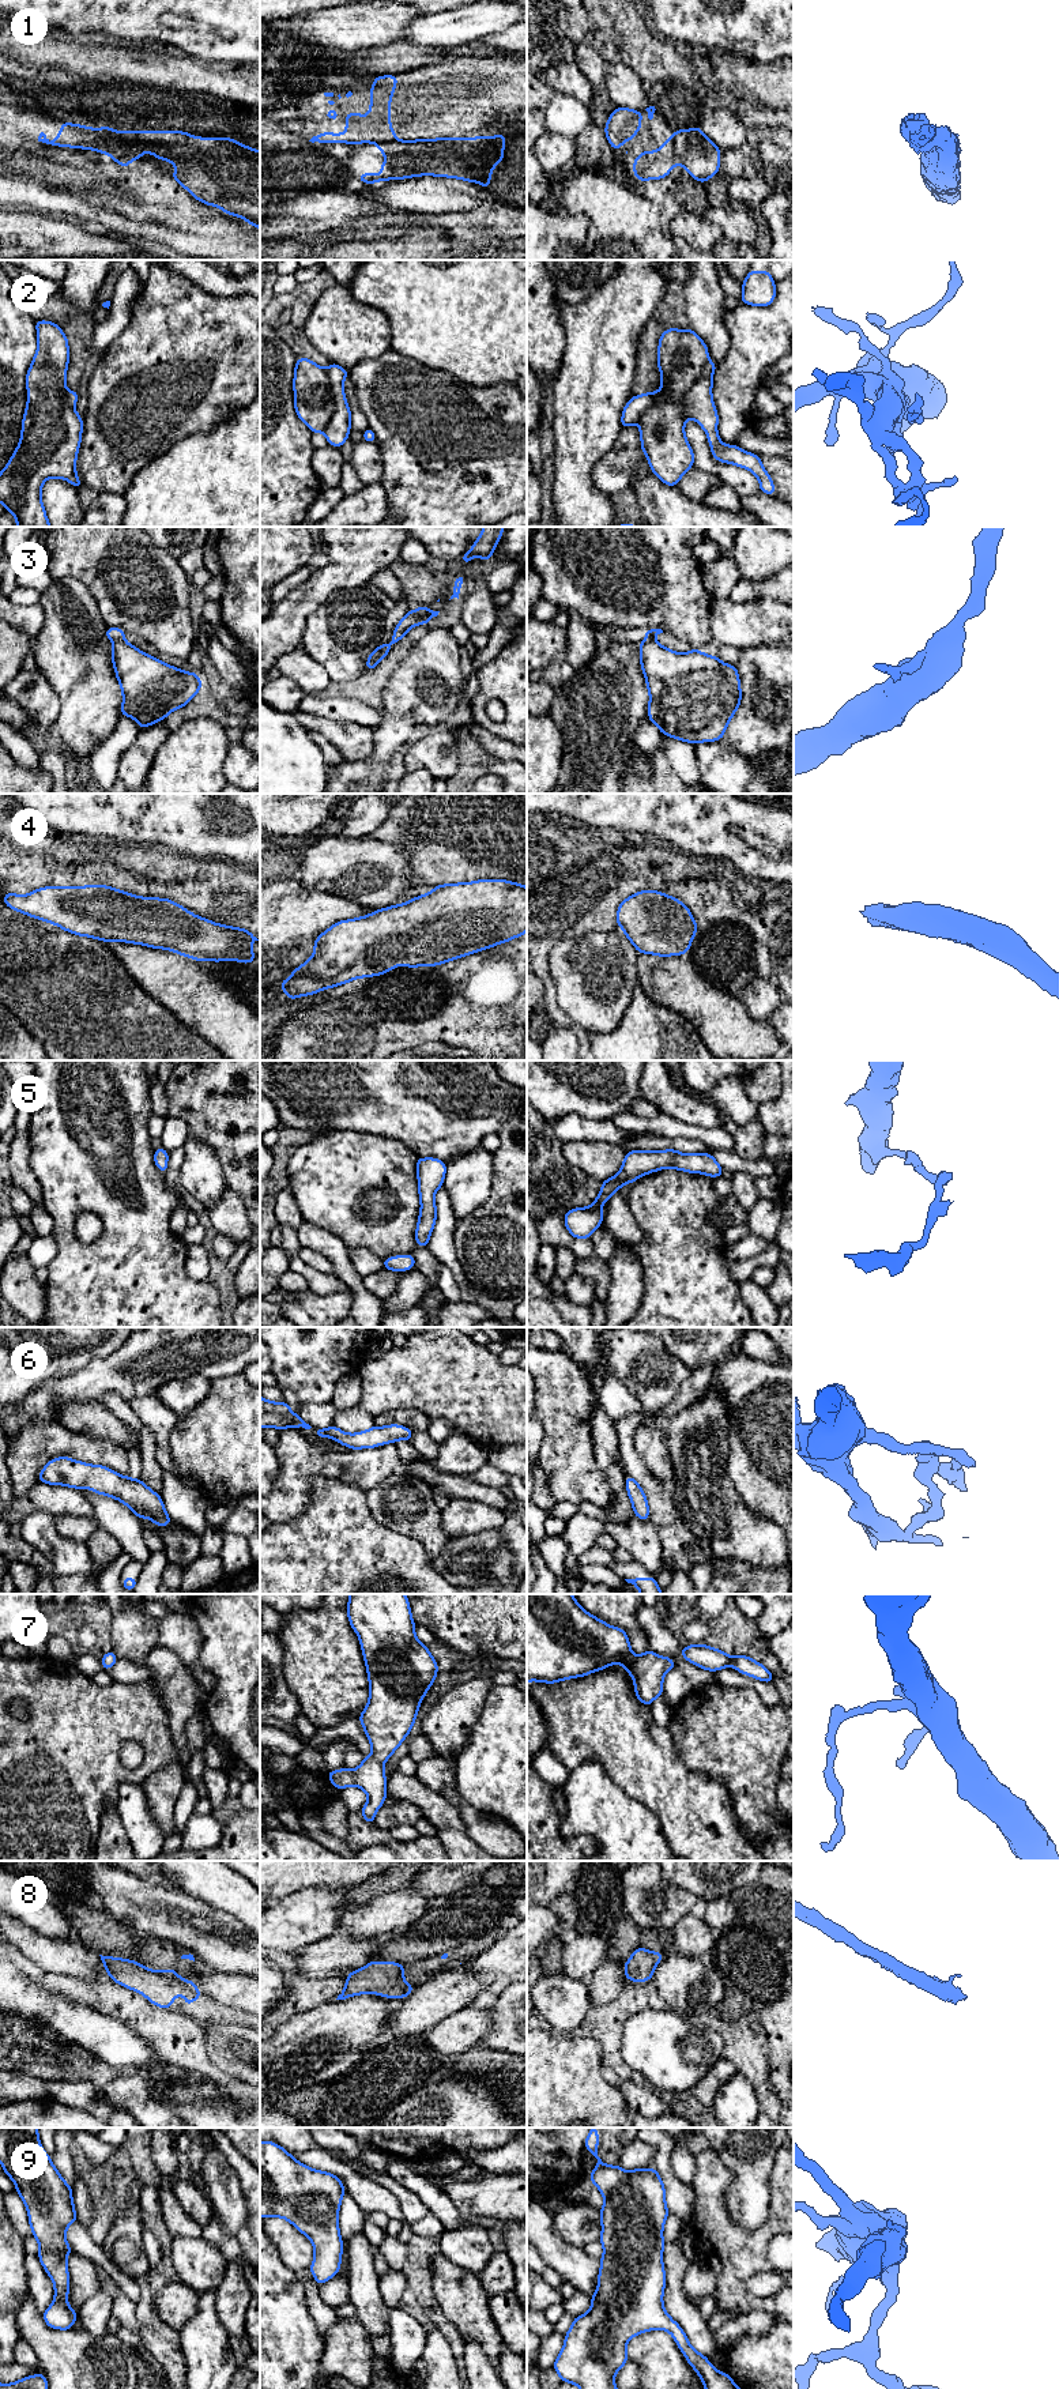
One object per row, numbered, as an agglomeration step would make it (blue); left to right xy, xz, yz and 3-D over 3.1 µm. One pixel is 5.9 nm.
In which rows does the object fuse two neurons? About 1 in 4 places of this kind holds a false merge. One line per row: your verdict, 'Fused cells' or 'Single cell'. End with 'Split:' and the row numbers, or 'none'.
1: Fused cells
2: Single cell
3: Fused cells
4: Single cell
5: Single cell
6: Single cell
7: Single cell
8: Single cell
9: Single cell
Split: 1, 3

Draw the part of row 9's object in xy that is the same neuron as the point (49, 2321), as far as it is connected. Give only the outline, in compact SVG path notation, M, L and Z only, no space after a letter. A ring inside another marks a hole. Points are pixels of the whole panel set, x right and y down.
M0 2128L0 2163L3 2171L14 2181L16 2193L22 2197L33 2237L39 2243L38 2258L54 2286L54 2299L44 2311L44 2321L52 2329L68 2330L78 2320L78 2313L68 2305L69 2272L67 2257L72 2253L65 2231L78 2222L72 2200L72 2188L63 2179L45 2152L38 2137L38 2128Z

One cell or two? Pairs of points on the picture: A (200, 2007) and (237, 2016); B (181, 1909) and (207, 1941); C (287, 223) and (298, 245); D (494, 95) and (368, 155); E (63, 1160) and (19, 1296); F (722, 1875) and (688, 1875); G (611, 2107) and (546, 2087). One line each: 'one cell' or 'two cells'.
A: one cell
B: one cell
C: two cells
D: two cells
E: two cells
F: one cell
G: one cell

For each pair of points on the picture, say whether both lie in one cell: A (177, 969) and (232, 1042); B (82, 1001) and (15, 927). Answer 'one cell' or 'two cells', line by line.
A: one cell
B: one cell

